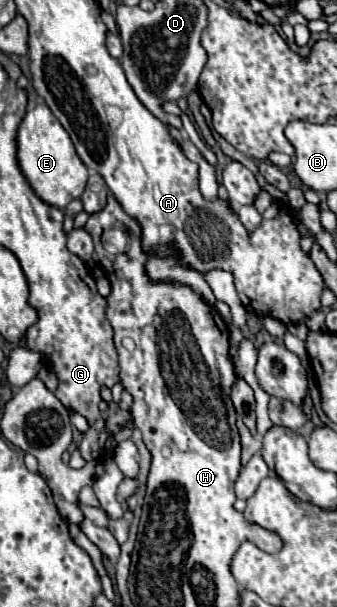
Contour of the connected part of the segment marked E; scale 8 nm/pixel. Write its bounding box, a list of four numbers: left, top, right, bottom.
[17,104,87,210]

